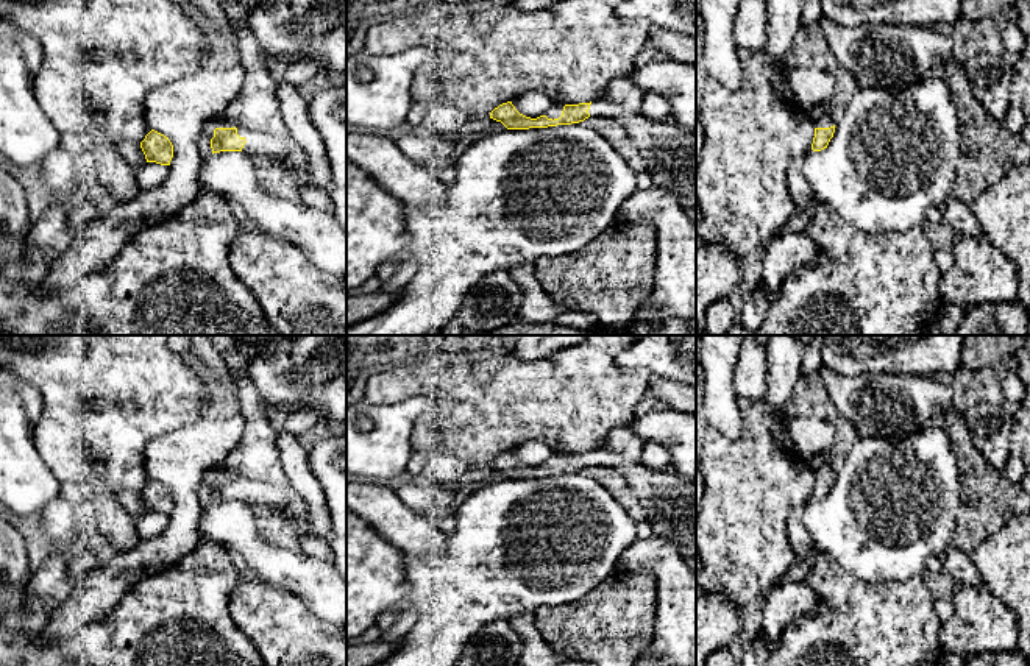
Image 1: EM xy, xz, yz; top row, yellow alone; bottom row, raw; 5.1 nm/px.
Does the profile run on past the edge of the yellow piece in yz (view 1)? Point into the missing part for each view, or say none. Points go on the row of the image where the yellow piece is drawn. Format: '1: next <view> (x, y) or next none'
1: next yz (824, 122)

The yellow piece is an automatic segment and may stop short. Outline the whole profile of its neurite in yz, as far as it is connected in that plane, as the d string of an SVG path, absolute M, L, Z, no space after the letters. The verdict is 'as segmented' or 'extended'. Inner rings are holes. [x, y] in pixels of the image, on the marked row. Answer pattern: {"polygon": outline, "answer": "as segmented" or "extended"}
{"polygon": "M826 114L815 123L815 137L812 143L813 151L821 151L827 148L830 139L833 137L835 125L832 119Z", "answer": "extended"}

